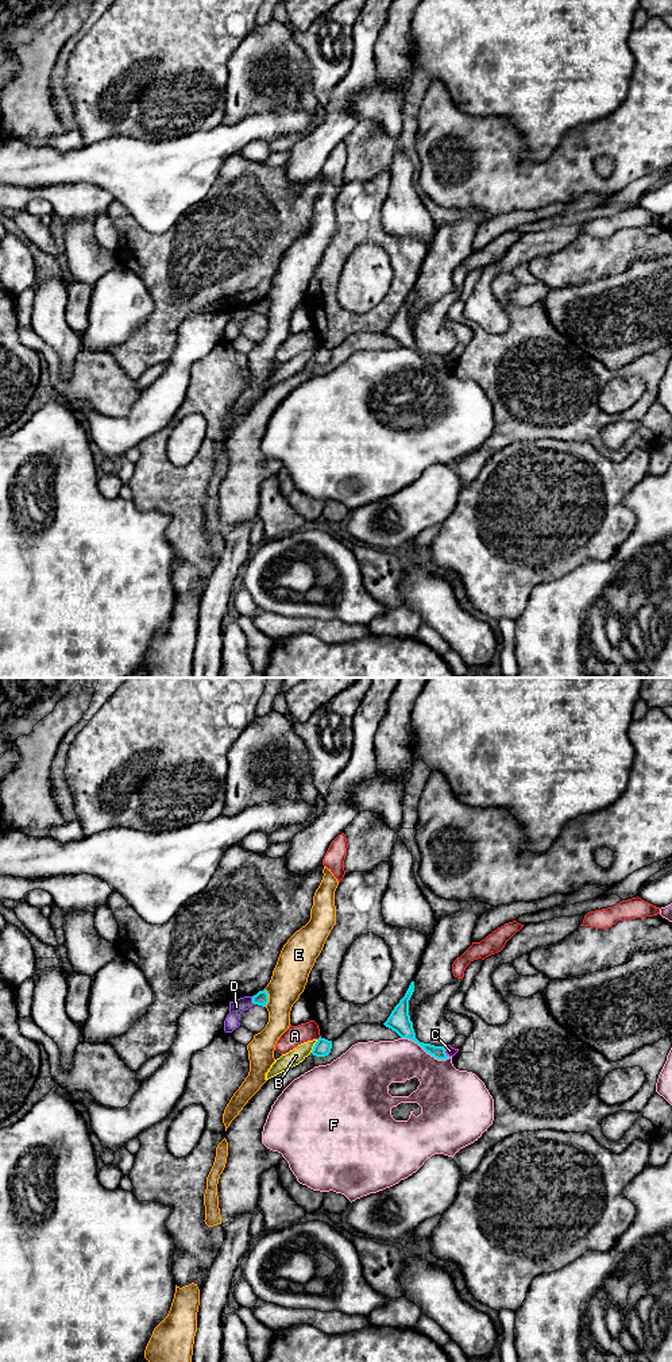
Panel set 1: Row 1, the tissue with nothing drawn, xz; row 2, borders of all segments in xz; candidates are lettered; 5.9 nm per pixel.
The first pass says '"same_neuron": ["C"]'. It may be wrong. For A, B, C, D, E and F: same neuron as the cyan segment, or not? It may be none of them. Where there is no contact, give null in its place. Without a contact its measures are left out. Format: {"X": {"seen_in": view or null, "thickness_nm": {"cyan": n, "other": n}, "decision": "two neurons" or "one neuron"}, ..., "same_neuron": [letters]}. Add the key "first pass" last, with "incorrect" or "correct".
{"A": {"seen_in": "xz", "thickness_nm": {"cyan": 100, "other": 120}, "decision": "two neurons"}, "B": {"seen_in": "xz", "thickness_nm": {"cyan": 100, "other": 90}, "decision": "two neurons"}, "C": {"seen_in": "xz", "thickness_nm": {"cyan": 80, "other": 60}, "decision": "two neurons"}, "D": {"seen_in": "xz", "thickness_nm": {"cyan": 80, "other": 90}, "decision": "two neurons"}, "E": {"seen_in": "xz", "thickness_nm": {"cyan": 80, "other": 220}, "decision": "two neurons"}, "F": {"seen_in": "xz", "thickness_nm": {"cyan": 130, "other": 280}, "decision": "two neurons"}, "same_neuron": [], "first pass": "incorrect"}

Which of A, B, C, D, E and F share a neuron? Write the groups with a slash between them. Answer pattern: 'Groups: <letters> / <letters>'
Groups: A C / B / D / E / F

